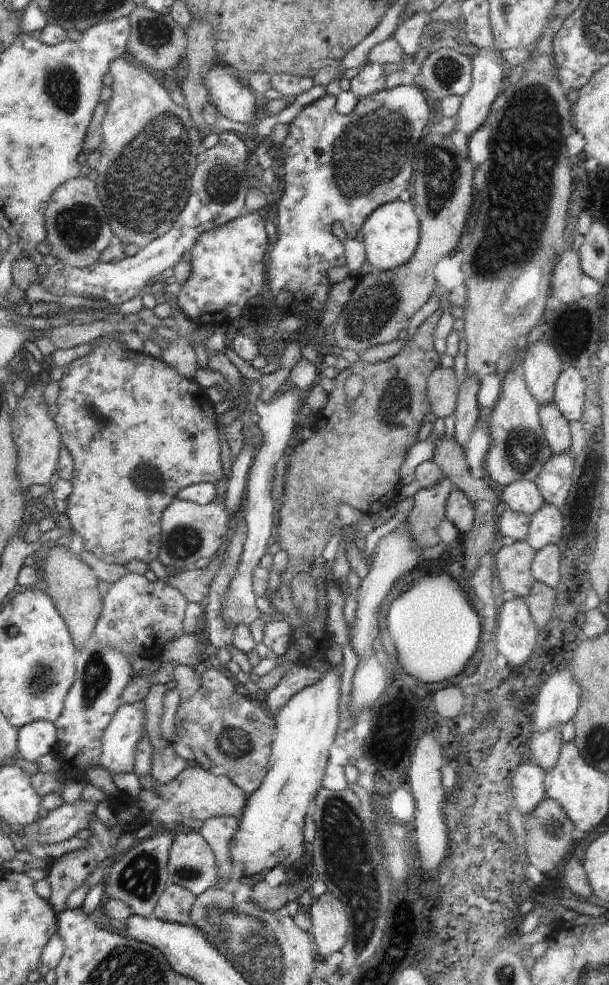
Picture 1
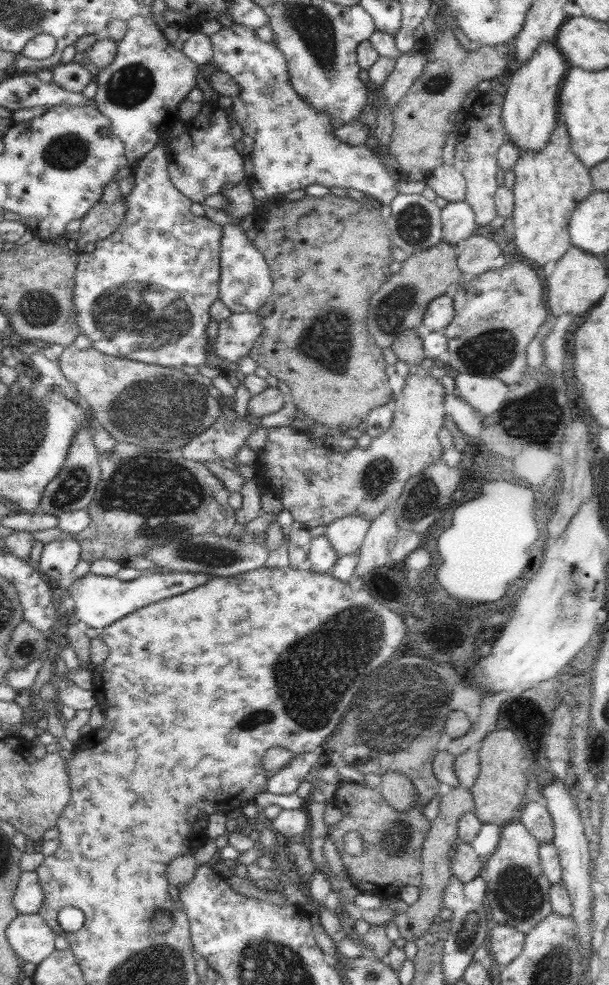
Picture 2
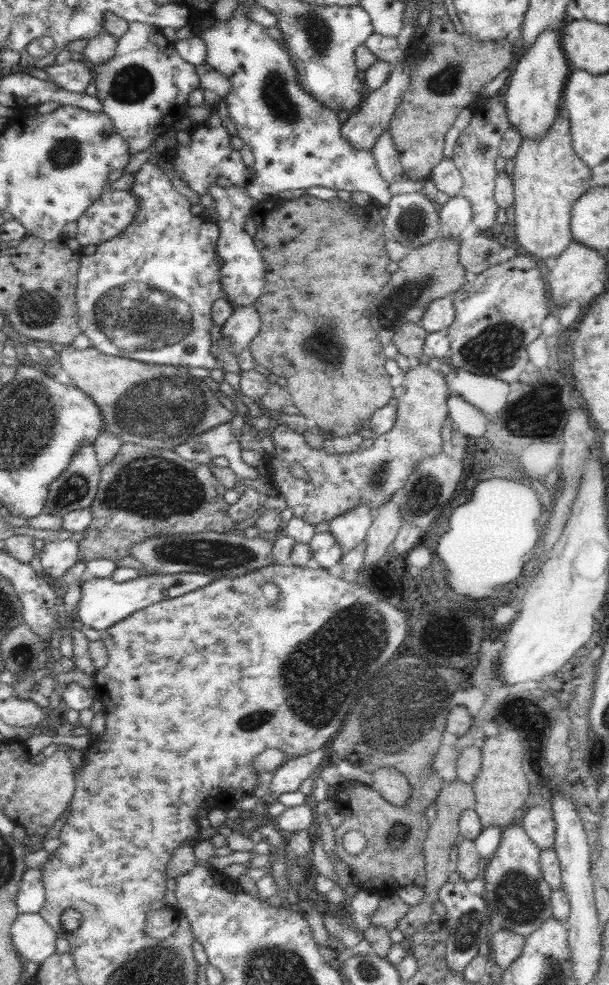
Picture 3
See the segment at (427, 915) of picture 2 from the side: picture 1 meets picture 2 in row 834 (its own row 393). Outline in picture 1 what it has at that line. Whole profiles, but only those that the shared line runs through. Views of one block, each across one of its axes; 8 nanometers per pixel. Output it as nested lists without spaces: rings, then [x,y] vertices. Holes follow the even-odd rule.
[[[440,366],[435,369],[427,386],[431,412],[434,412],[436,417],[445,419],[455,412],[459,386],[454,368]]]

